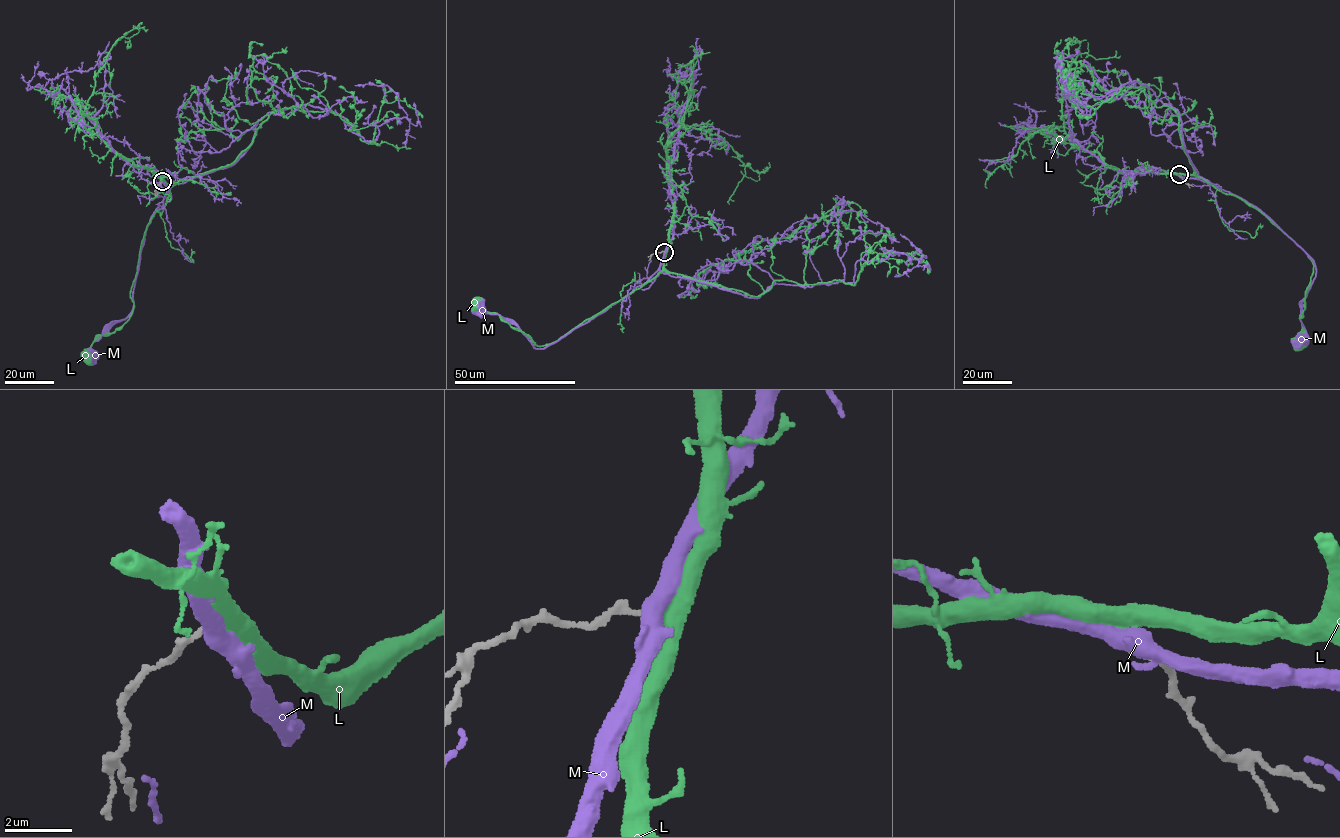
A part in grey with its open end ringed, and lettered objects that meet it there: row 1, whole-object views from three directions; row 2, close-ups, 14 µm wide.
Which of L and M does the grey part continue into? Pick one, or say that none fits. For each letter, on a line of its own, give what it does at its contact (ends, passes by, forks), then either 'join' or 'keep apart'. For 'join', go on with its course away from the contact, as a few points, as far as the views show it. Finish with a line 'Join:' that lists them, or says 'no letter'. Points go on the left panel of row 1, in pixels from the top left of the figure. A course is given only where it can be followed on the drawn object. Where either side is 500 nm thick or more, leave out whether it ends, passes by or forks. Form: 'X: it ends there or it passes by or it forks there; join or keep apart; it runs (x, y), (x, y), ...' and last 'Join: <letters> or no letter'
L: it passes by; join; it runs (162, 181), (171, 185), (164, 205), (148, 222), (130, 297), (132, 314), (111, 333), (95, 340), (87, 356)
M: it passes by; keep apart
Join: L

